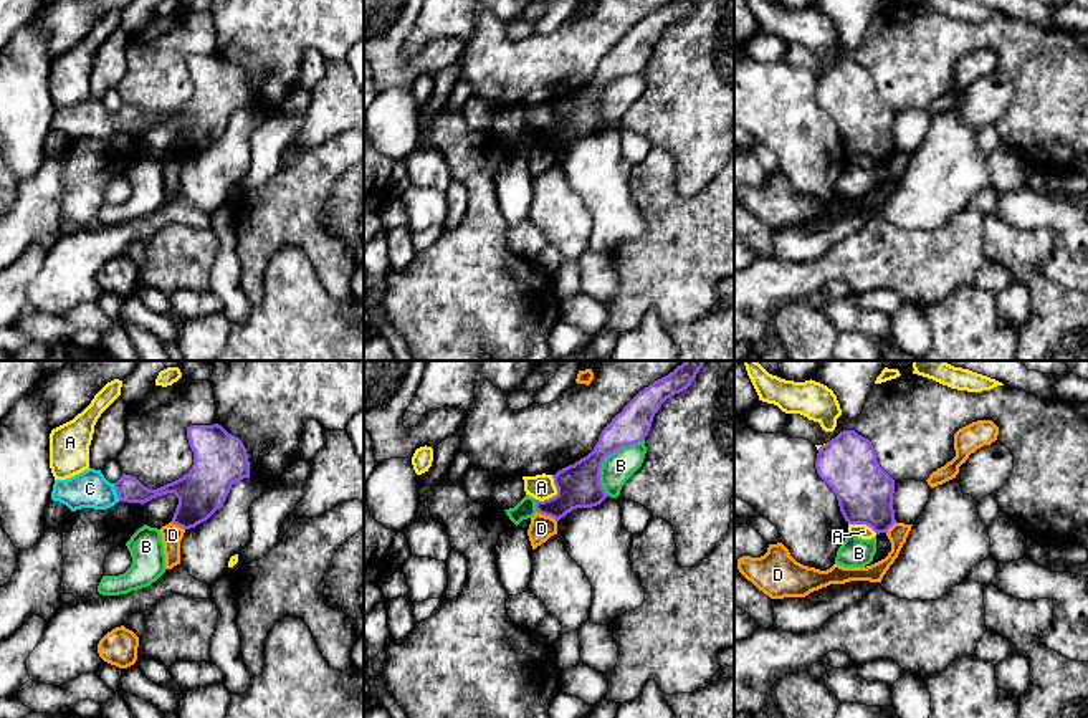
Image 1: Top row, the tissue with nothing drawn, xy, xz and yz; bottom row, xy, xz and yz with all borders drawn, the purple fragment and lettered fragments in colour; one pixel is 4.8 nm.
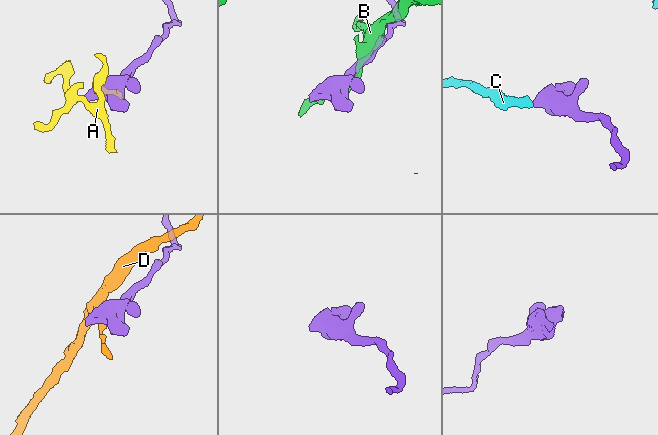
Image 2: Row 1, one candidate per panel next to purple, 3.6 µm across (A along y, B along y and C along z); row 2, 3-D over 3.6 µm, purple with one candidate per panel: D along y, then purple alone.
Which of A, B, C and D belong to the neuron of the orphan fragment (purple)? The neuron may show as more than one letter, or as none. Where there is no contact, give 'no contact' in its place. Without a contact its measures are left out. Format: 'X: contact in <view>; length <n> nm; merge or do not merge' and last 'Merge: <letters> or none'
A: contact in xz; length 150 nm; do not merge
B: contact in xz; length 340 nm; do not merge
C: contact in xy; length 90 nm; merge
D: contact in xz; length 110 nm; do not merge
Merge: C

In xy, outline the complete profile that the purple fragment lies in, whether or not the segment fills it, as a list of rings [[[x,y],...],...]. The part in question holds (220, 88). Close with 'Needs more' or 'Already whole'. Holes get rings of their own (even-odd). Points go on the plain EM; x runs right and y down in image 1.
[[[218,53],[190,55],[187,68],[193,94],[172,112],[150,119],[126,103],[109,112],[101,99],[88,98],[71,108],[55,109],[51,129],[71,141],[107,139],[119,131],[144,134],[155,126],[174,122],[179,134],[170,152],[184,159],[195,157],[223,136],[233,112],[250,108],[250,91],[243,71]]]. Needs more

